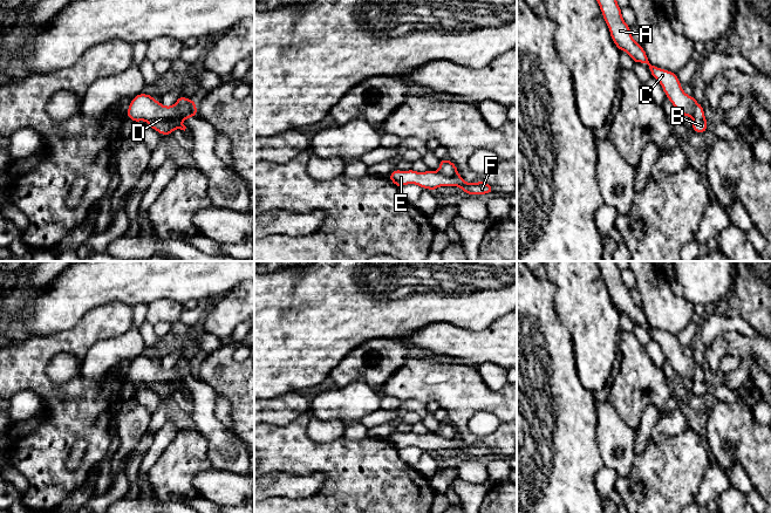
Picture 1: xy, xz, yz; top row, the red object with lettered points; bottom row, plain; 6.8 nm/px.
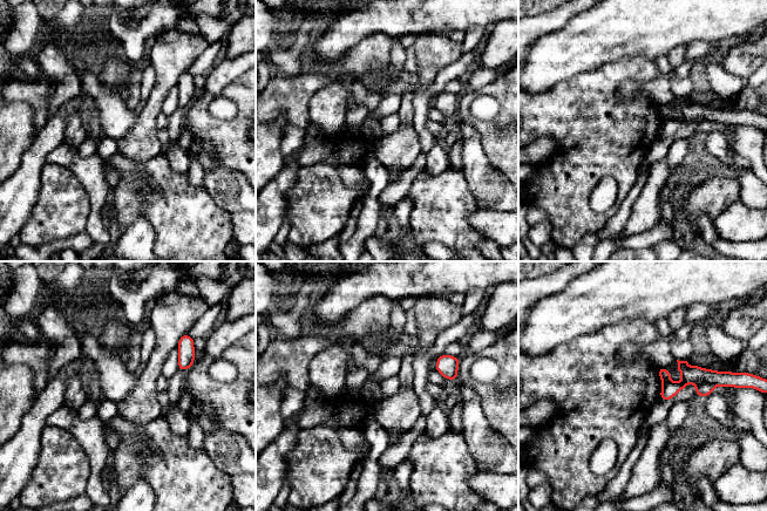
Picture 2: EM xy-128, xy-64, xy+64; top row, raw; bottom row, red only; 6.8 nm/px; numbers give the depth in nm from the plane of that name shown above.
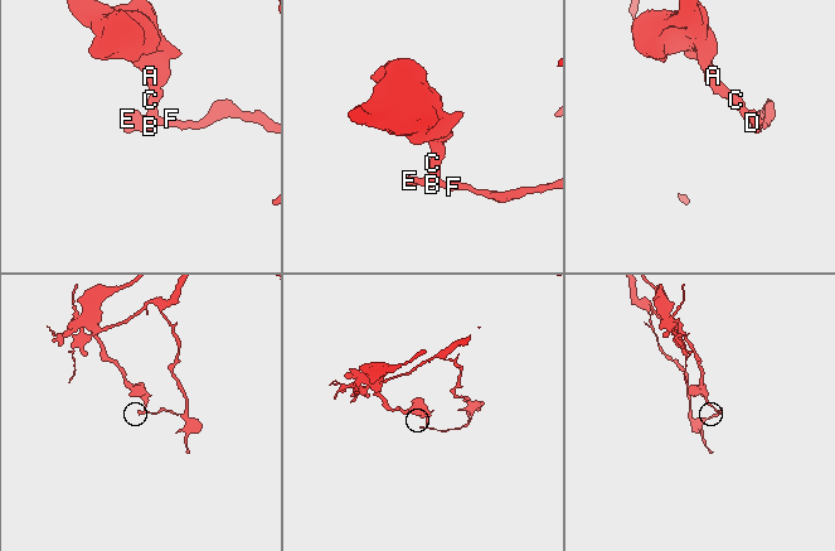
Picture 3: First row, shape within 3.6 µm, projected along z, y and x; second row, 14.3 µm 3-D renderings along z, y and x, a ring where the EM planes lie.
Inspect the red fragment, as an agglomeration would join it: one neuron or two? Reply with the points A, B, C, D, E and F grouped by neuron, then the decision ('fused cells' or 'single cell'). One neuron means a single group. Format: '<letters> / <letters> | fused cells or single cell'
A C / B D E F | fused cells

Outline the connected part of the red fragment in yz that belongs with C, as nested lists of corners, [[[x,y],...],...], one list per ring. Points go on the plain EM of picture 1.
[[[595,261],[600,268],[602,279],[609,290],[610,300],[618,312],[625,313],[634,323],[634,326],[647,326],[650,331],[651,340],[656,341],[666,358],[669,361],[674,370],[682,378],[692,378],[695,368],[697,367],[694,358],[687,357],[675,335],[651,328],[648,323],[647,315],[640,306],[636,306],[632,299],[630,289],[625,285],[621,271],[616,261]]]

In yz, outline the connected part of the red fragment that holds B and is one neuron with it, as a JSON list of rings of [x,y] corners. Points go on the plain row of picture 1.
[[[697,365],[692,374],[692,388],[691,391],[697,396],[704,396],[708,391],[708,384],[704,379],[704,370]]]

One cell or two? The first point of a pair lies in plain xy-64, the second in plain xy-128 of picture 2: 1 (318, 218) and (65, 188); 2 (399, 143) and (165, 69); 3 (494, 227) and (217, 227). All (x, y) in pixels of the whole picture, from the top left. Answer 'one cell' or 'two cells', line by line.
1: one cell
2: one cell
3: two cells

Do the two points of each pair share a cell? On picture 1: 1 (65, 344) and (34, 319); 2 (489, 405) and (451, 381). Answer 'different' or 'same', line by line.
1: different
2: same

